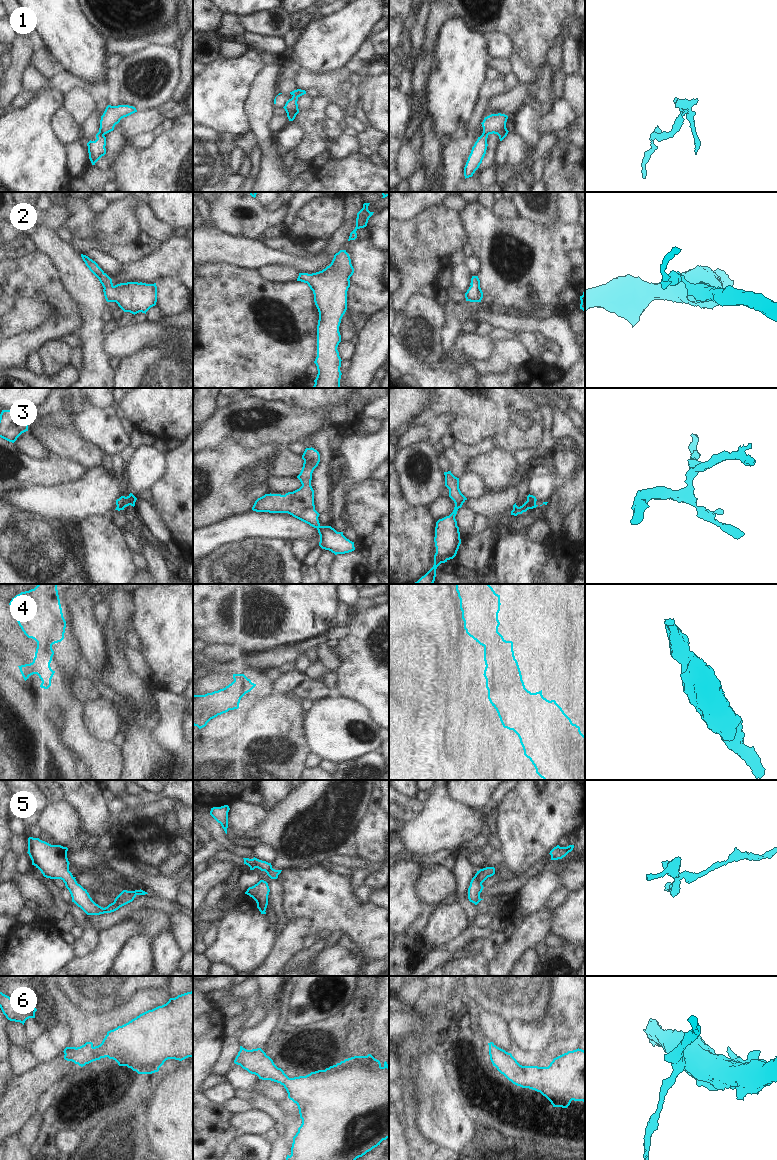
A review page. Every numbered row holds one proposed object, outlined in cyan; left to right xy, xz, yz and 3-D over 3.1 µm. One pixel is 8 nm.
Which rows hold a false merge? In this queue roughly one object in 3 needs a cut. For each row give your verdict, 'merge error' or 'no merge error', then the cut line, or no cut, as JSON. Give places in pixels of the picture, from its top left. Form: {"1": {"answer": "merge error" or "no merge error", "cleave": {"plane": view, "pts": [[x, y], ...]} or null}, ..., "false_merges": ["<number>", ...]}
{"1": {"answer": "merge error", "cleave": {"plane": "yz", "pts": [[483, 131], [488, 134]]}}, "2": {"answer": "no merge error", "cleave": null}, "3": {"answer": "no merge error", "cleave": null}, "4": {"answer": "no merge error", "cleave": null}, "5": {"answer": "merge error", "cleave": {"plane": "yz", "pts": [[474, 876], [481, 883]]}}, "6": {"answer": "no merge error", "cleave": null}, "false_merges": ["1", "5"]}

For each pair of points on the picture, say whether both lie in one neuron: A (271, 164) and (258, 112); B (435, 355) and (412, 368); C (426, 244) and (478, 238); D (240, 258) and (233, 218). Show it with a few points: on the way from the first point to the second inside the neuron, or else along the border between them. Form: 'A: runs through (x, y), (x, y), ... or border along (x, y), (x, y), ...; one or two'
A: runs through (271, 151), (265, 141), (261, 125); one
B: border along (404, 346), (418, 361), (440, 365); two
C: border along (462, 216), (462, 225), (465, 228), (468, 243); two
D: border along (214, 228), (235, 236), (258, 239); two

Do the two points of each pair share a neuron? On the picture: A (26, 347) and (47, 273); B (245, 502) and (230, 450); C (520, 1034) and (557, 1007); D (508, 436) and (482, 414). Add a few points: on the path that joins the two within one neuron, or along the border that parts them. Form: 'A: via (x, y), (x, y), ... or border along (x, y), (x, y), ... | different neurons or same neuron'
A: via (47, 331), (65, 319), (64, 307), (55, 294) | same neuron
B: via (233, 489), (230, 485), (230, 463) | same neuron
C: via (531, 1034), (536, 1034), (552, 1018) | same neuron
D: border along (510, 422), (491, 438) | different neurons

